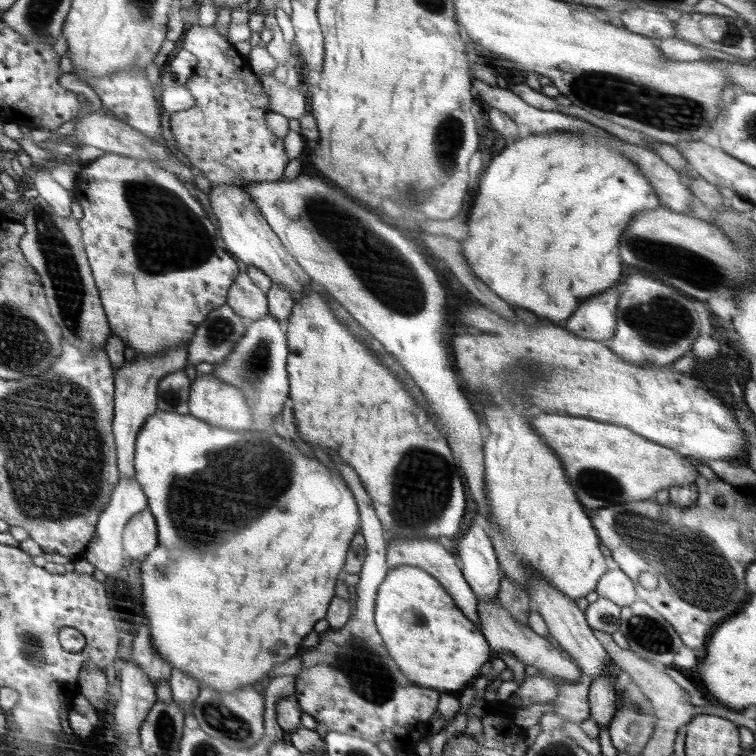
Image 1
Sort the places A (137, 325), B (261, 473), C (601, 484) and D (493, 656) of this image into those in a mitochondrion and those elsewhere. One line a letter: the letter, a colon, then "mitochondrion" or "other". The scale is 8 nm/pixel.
A: other
B: mitochondrion
C: mitochondrion
D: other

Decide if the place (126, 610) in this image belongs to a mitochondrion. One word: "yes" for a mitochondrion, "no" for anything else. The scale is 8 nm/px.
no

